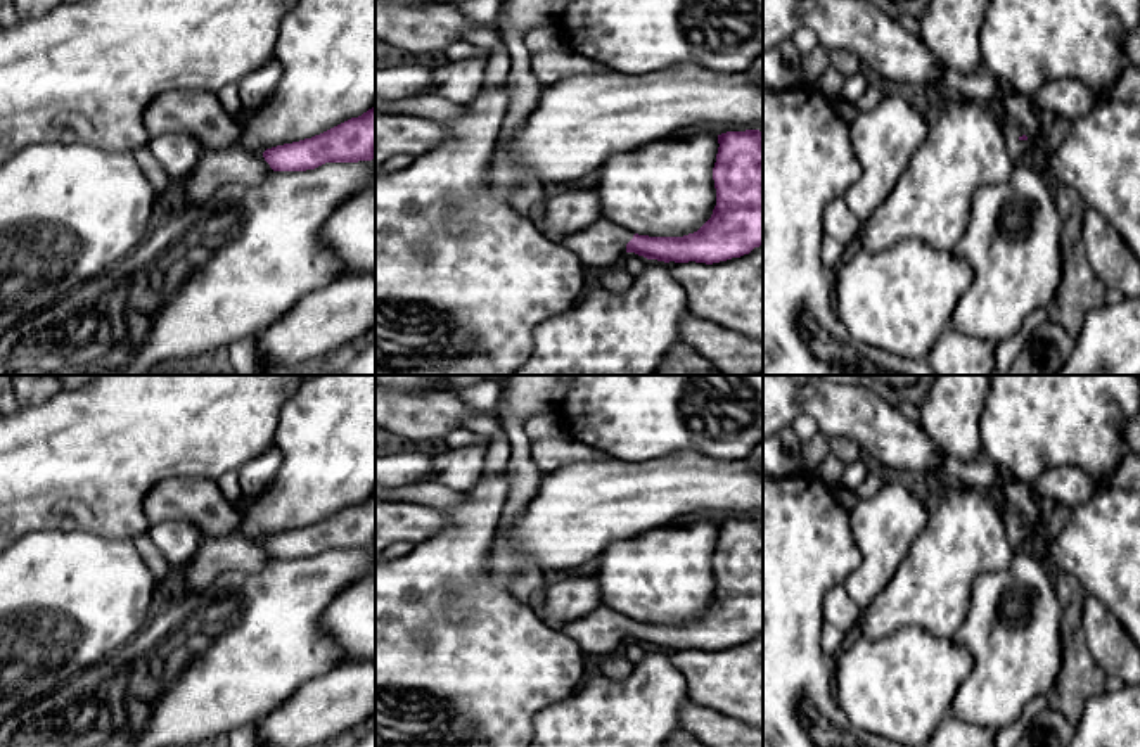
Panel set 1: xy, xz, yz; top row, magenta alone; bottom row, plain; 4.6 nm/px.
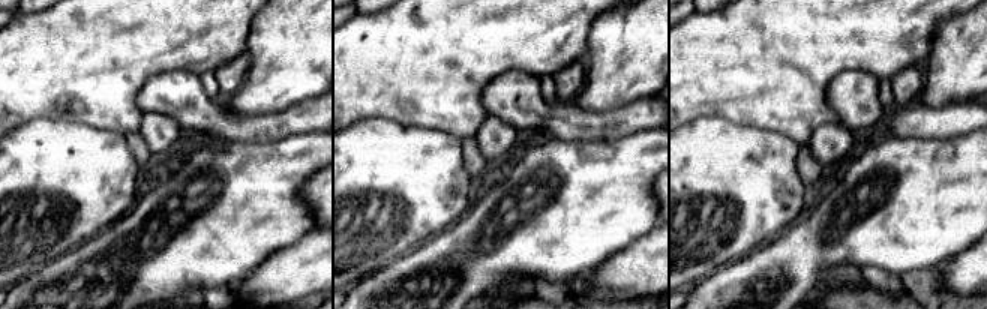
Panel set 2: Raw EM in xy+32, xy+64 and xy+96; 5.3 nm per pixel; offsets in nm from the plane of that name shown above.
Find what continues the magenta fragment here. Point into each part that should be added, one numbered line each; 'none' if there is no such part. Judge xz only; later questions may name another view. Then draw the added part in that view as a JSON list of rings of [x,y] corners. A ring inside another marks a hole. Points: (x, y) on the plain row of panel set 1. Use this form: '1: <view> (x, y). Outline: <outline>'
1: xz (601, 632). Outline: [[[599,605],[583,617],[566,622],[560,633],[569,636],[583,654],[593,654],[600,659],[621,650],[633,622],[633,619]]]

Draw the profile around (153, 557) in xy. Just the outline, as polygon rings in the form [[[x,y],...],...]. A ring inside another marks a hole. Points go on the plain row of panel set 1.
[[[149,534],[137,536],[133,543],[135,543],[142,560],[152,572],[152,576],[161,584],[166,584],[171,579],[173,571],[171,571],[170,564],[166,562],[164,555],[161,553],[161,550],[151,540],[151,536]]]

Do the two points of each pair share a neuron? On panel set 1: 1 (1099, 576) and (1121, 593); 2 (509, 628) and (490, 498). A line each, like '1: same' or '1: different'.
1: same
2: same

